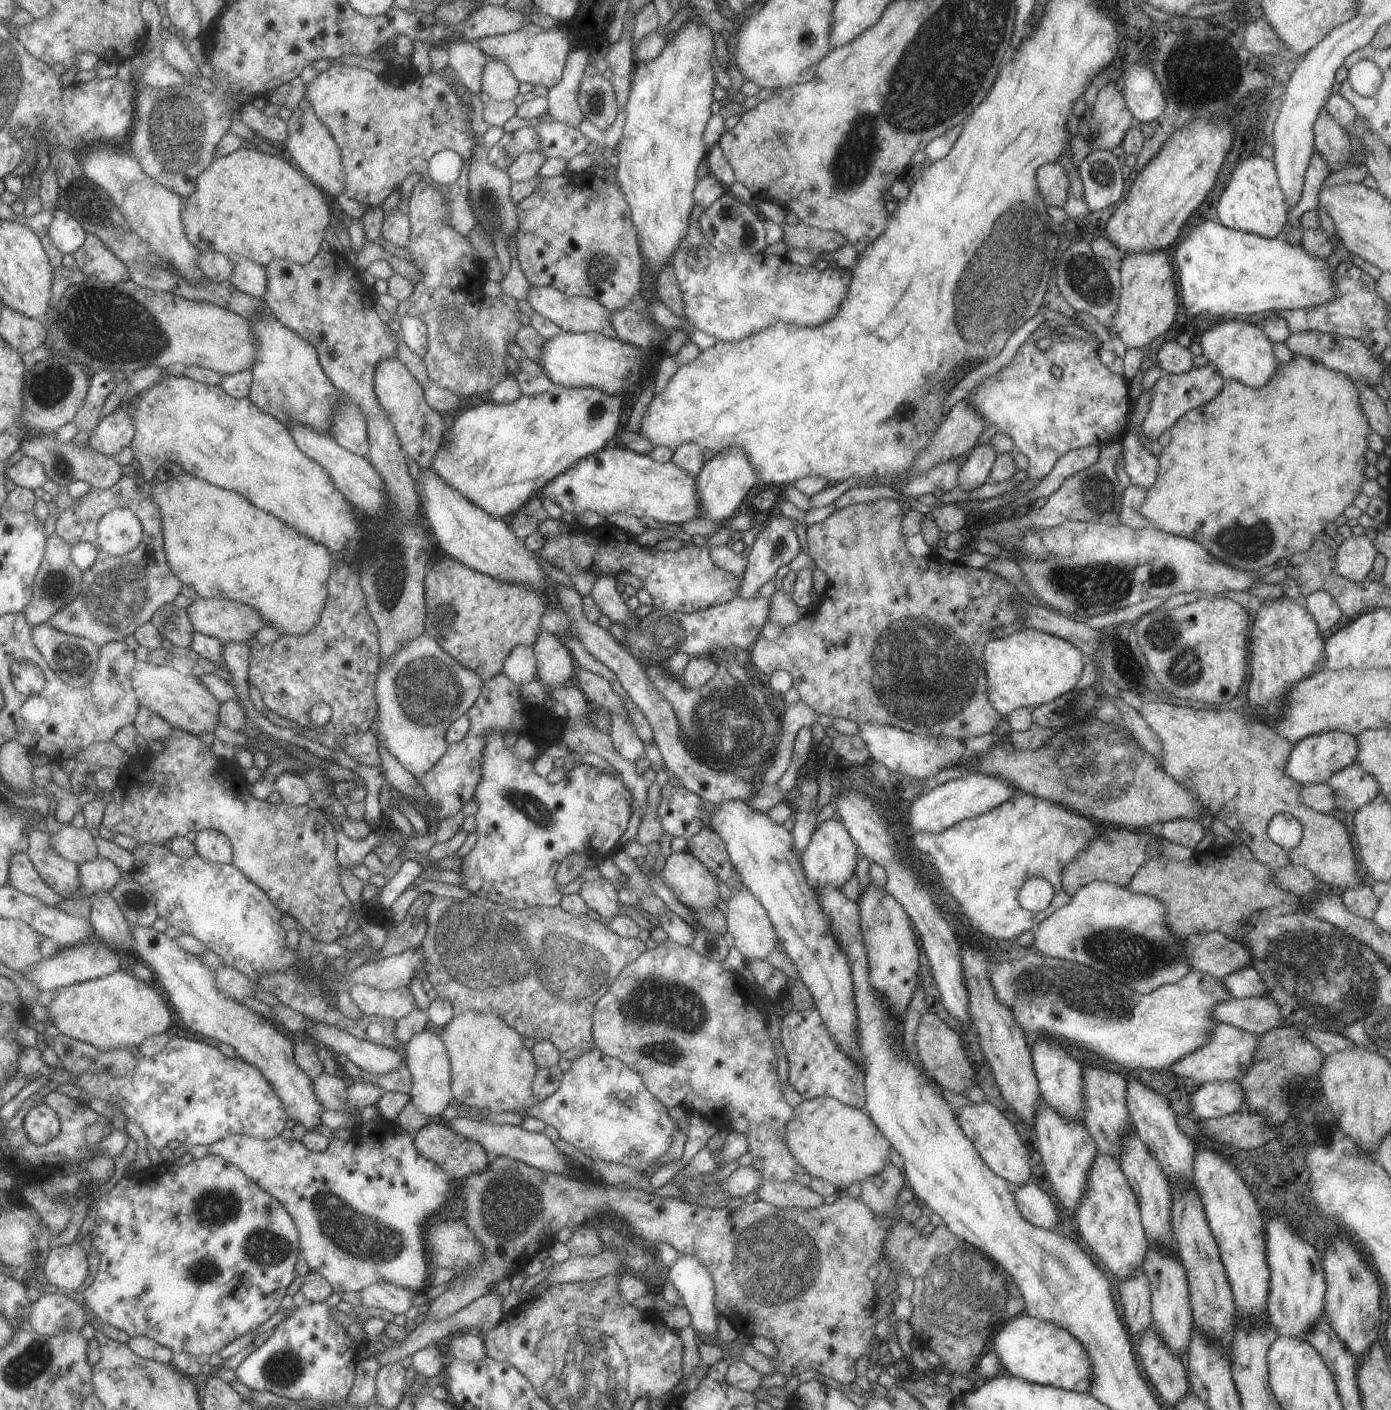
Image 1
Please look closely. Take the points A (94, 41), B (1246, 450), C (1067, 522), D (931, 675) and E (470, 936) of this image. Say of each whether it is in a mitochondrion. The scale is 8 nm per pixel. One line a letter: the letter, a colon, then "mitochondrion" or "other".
A: other
B: other
C: other
D: mitochondrion
E: mitochondrion

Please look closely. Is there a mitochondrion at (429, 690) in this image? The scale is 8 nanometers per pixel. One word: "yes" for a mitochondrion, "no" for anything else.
yes

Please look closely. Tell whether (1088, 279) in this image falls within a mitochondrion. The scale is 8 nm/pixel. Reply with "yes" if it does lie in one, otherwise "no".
yes

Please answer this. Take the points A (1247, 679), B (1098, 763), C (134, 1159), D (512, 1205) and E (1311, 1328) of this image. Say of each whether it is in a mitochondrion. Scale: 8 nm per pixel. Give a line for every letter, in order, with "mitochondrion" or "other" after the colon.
A: other
B: mitochondrion
C: other
D: mitochondrion
E: other

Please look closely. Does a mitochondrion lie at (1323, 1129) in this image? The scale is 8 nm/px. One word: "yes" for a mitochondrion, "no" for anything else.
yes

